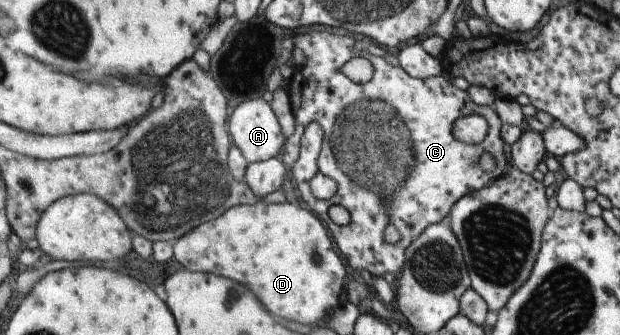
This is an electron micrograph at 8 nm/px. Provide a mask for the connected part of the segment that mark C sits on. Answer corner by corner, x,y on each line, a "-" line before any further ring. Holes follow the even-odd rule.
313,31
313,33
299,33
292,39
294,47
298,47
307,57
305,64
295,68
294,74
289,80
289,91
295,117
296,131
289,137
283,153
284,165
291,168
299,161
301,153
301,137
313,121
317,121
323,127
323,148
318,160
318,169
324,175
335,179
338,184
337,195
329,201
317,199
311,191
303,191
303,199
311,207
314,213
328,225
333,239
339,248
340,254
348,267
354,271
366,270
377,277
383,277
385,273
398,276
404,264
405,255
409,245
423,235
434,224
445,222
452,212
453,207
463,197
471,193
481,191
487,185
493,185
501,177
509,173
507,165
512,162
509,155
509,147
501,139
503,119
499,117
493,105
477,105
467,91
461,91
453,83
449,83
442,76
429,79
412,77
399,64
391,65
383,57
371,55
363,50
359,56
369,59
374,65
374,78
368,83
354,83
345,76
343,67
357,57
355,56
355,40
349,35
337,35
331,31
-
467,115
479,115
487,121
488,132
477,145
469,145
458,141
453,135
453,123
-
485,153
491,153
496,159
496,167
493,171
481,169
479,161
-
381,201
393,201
393,208
385,209
-
340,205
350,214
350,223
345,227
339,227
331,221
327,214
329,207
-
389,224
393,224
399,231
401,239
394,245
387,243
385,237
389,237

